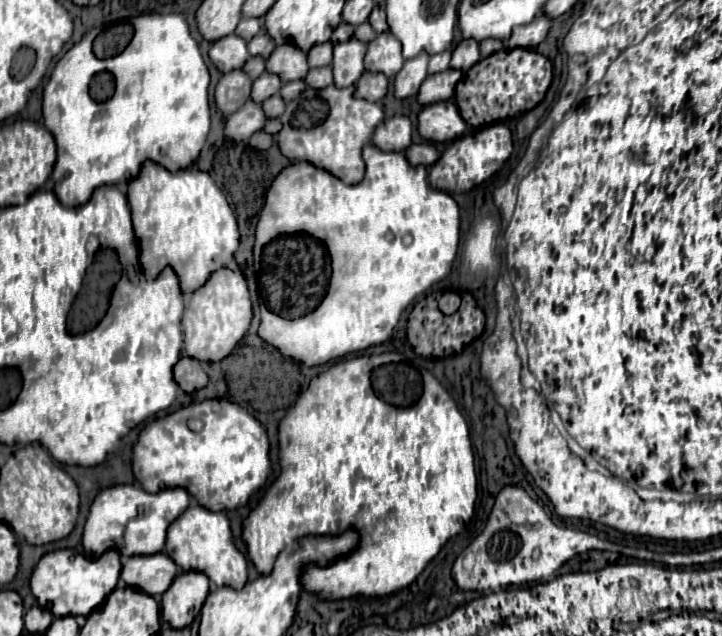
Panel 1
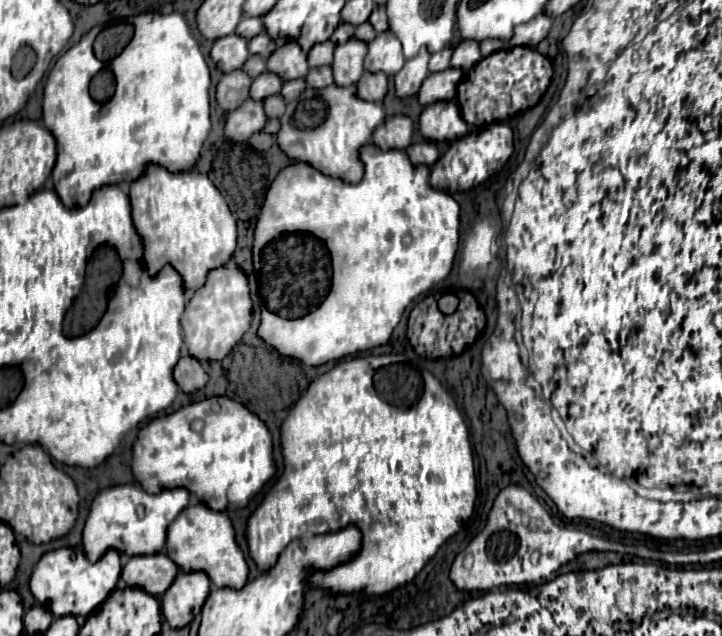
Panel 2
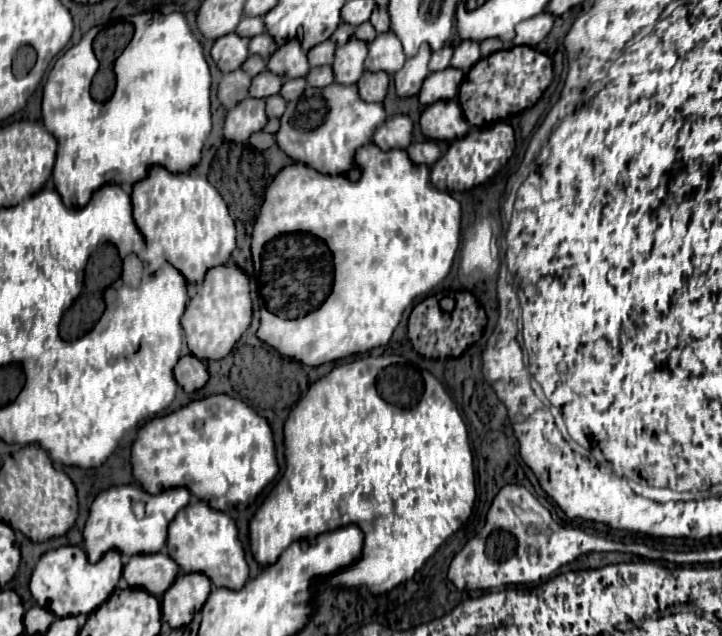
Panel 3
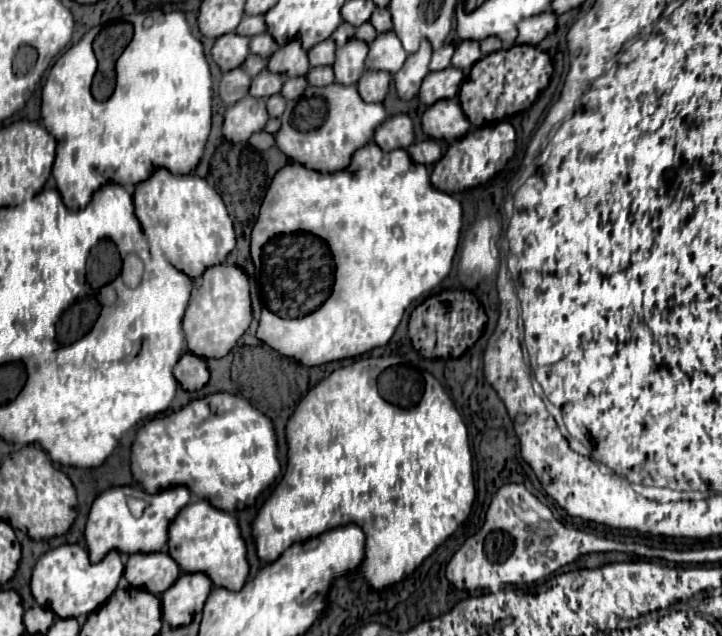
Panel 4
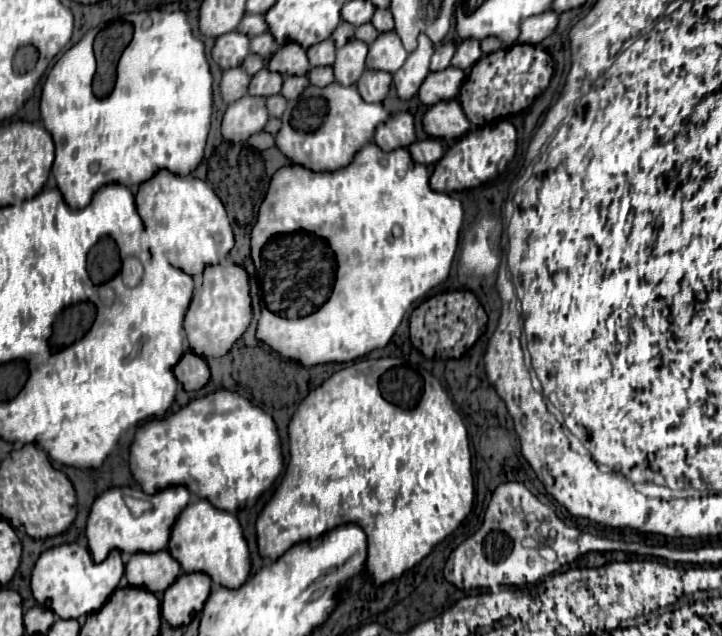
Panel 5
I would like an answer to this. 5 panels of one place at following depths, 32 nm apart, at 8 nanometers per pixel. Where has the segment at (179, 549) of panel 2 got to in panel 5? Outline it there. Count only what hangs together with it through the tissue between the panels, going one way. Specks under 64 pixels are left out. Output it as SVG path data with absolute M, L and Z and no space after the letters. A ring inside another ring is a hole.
M208 500L188 504L172 526L168 552L180 562L184 572L204 572L214 584L238 590L250 574L248 544L244 540L238 518L214 508Z

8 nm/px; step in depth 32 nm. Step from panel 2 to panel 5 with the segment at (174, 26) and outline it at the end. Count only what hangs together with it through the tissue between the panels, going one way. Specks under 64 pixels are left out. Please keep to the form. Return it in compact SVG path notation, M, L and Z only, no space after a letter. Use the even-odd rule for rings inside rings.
M148 10L128 14L126 20L134 24L134 38L118 60L116 86L108 98L98 100L92 94L92 78L96 72L93 42L100 27L88 30L78 44L58 58L42 86L40 114L44 128L54 136L56 142L52 174L56 178L58 190L64 196L64 202L72 210L84 208L92 194L104 184L142 184L162 168L178 176L188 176L204 156L212 116L212 76L204 56L202 40L194 38L184 12Z

